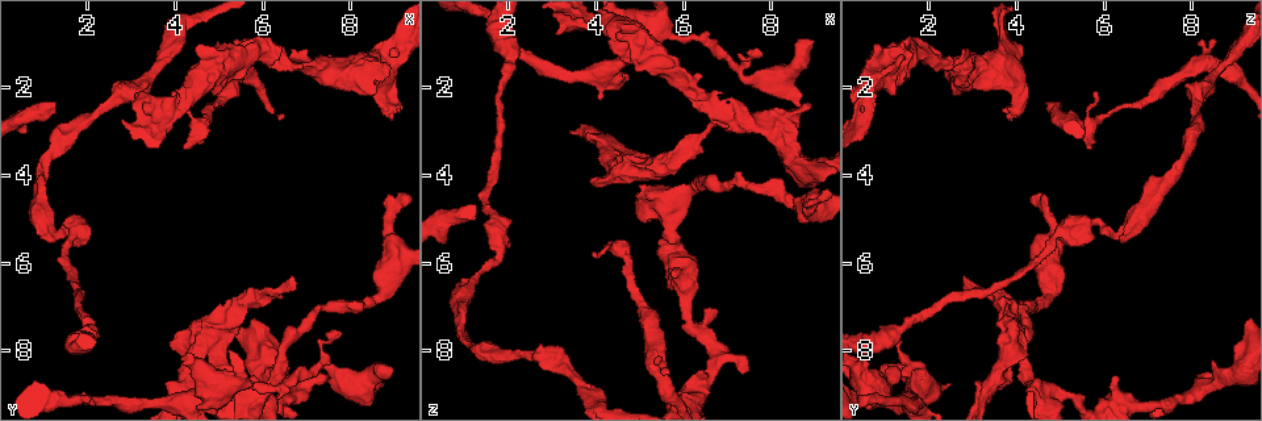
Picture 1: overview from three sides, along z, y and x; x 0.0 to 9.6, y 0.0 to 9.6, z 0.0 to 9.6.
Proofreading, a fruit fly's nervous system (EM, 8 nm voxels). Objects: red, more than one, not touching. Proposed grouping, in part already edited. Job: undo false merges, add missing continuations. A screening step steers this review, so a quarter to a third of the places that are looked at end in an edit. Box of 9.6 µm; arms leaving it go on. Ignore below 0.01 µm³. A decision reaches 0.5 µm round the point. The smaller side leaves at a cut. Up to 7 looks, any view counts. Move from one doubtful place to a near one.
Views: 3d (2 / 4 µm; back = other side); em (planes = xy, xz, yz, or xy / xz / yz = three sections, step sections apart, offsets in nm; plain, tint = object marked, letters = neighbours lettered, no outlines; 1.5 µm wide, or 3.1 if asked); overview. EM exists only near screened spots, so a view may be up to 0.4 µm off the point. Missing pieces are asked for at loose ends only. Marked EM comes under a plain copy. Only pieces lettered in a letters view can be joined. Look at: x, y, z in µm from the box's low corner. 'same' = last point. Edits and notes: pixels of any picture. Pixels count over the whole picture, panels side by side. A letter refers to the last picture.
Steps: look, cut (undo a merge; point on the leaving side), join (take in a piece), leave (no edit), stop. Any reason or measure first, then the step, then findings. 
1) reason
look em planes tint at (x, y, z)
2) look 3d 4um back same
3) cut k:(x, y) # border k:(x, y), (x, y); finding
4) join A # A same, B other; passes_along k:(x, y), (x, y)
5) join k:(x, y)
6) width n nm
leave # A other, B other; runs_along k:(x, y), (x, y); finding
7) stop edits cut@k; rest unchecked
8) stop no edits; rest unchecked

free end
look em yz step 8 tint at (7.80, 7.55, 1.20)

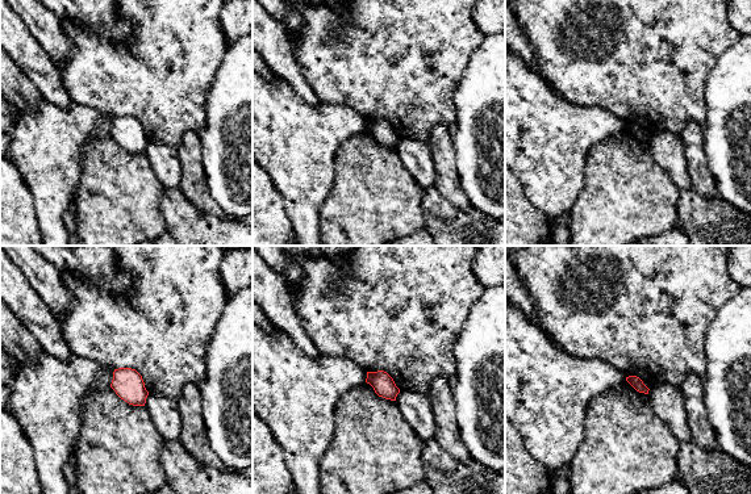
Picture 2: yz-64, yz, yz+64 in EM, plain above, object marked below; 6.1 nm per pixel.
cut it another way
look em planes letters same

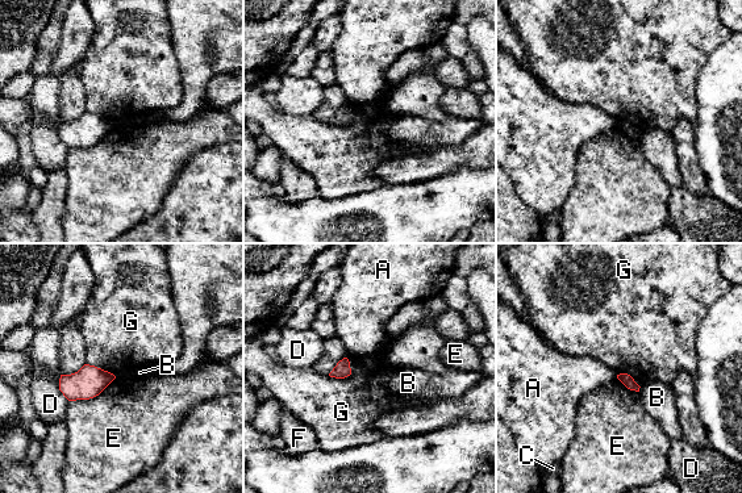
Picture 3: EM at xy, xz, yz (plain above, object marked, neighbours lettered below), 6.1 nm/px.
leave # A other, B other, C other, D other, E other, F other, G other; border 3:(349, 359), (349, 375), (328, 375); none of them fits

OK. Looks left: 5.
free end
look em xy step 4 tint at (9.05, 2.45, 3.70)

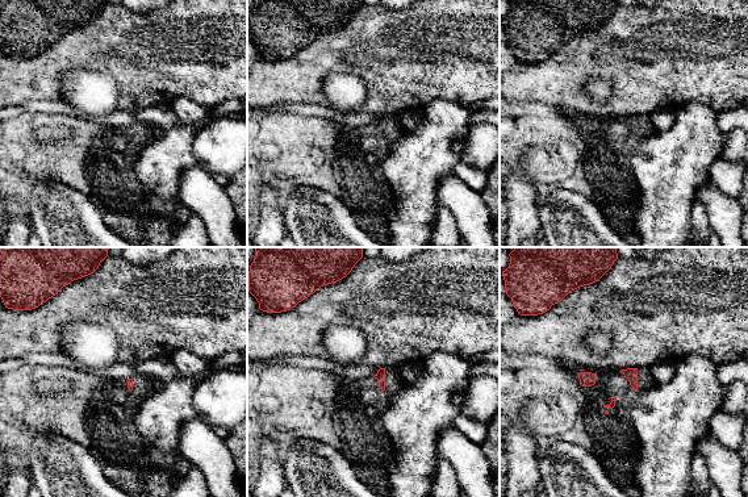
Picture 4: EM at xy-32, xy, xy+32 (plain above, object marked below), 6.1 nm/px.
look em yz step 8 letters same

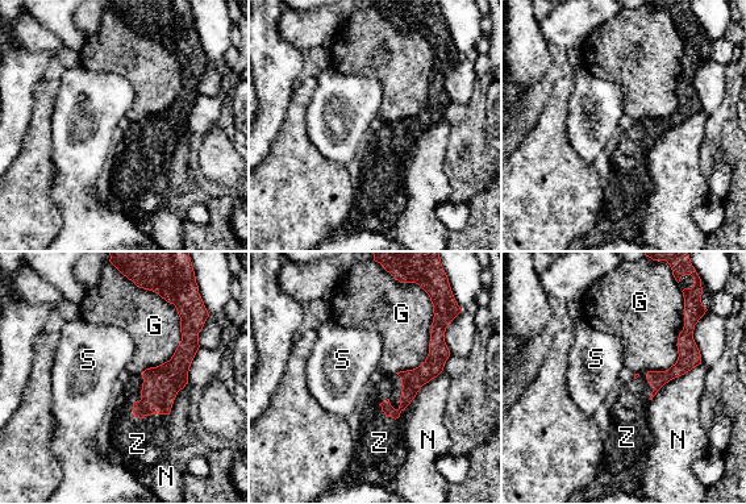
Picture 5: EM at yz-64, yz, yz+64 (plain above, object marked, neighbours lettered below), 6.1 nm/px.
join Z # G other, N other, S other, Z same; passes_along 5:(161, 384), (132, 411), (137, 444); it goes on there

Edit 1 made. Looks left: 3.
branch stops here
look em planes letters at (6.65, 6.25, 2.80)

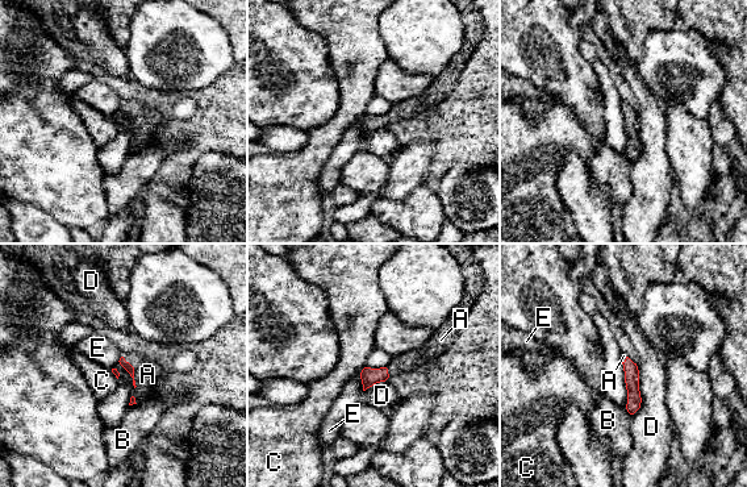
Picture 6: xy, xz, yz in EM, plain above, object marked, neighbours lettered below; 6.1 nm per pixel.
join A # A same, B other, C other, D other, E other; passes_along 6:(122, 362), (133, 373), (147, 374); the neuron continues

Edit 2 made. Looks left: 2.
stop edits join@5, join@6; rest unchecked

